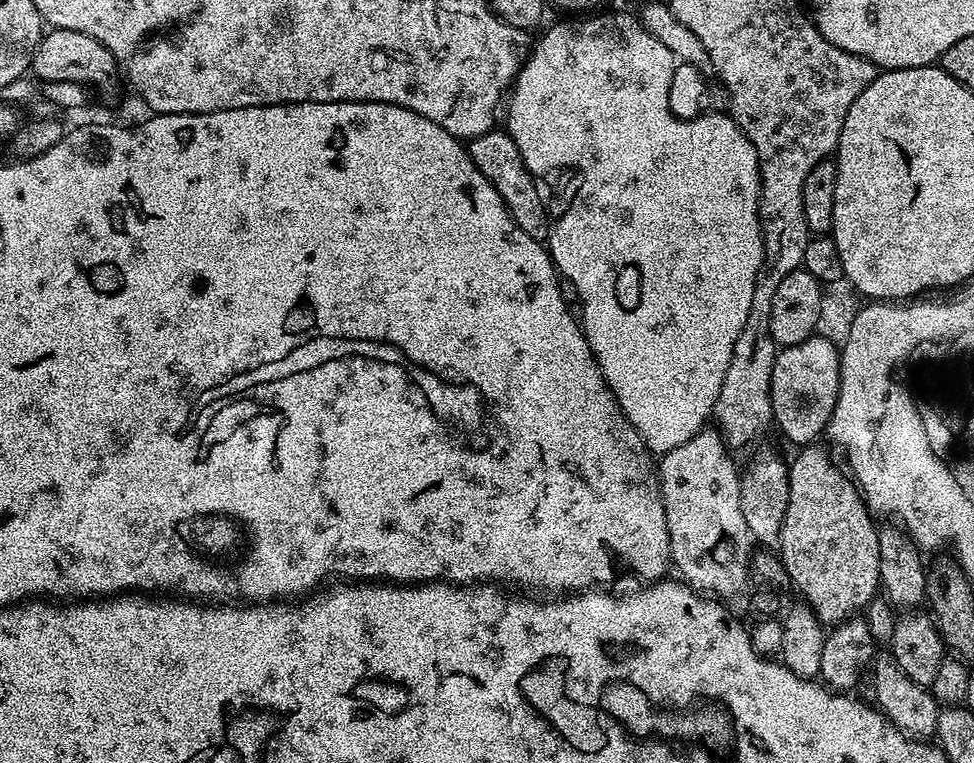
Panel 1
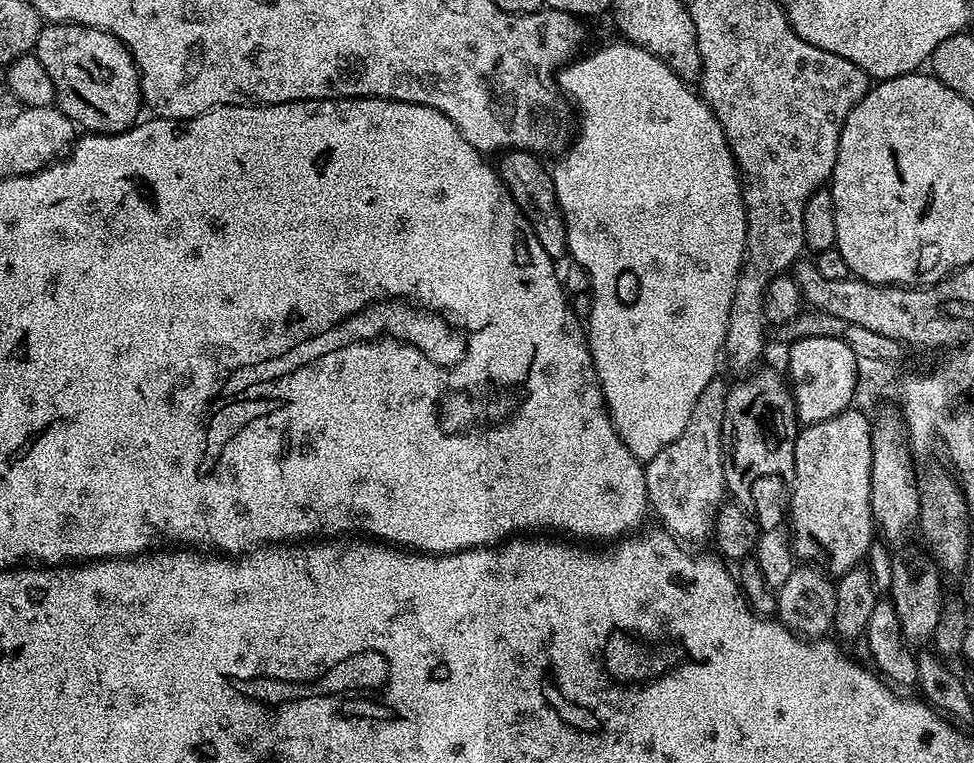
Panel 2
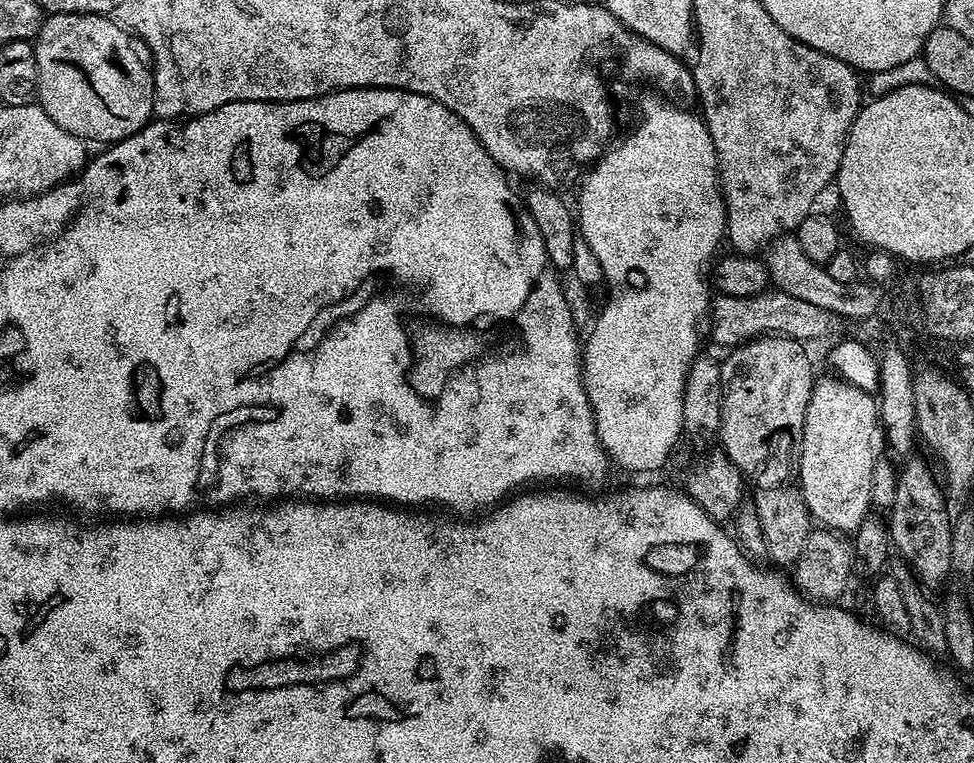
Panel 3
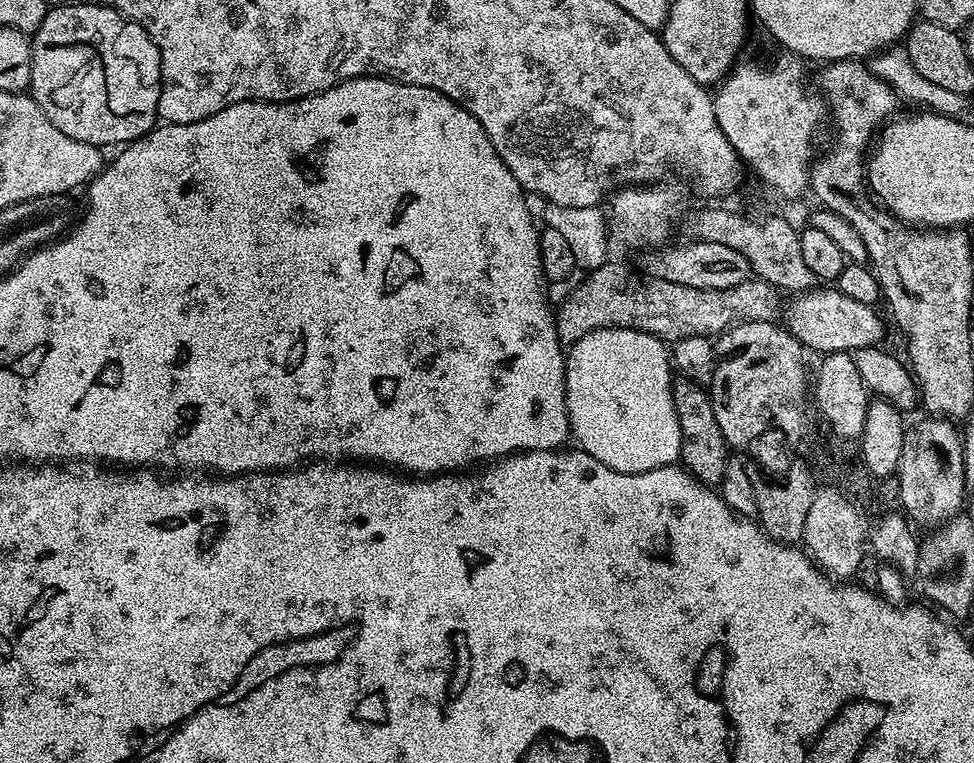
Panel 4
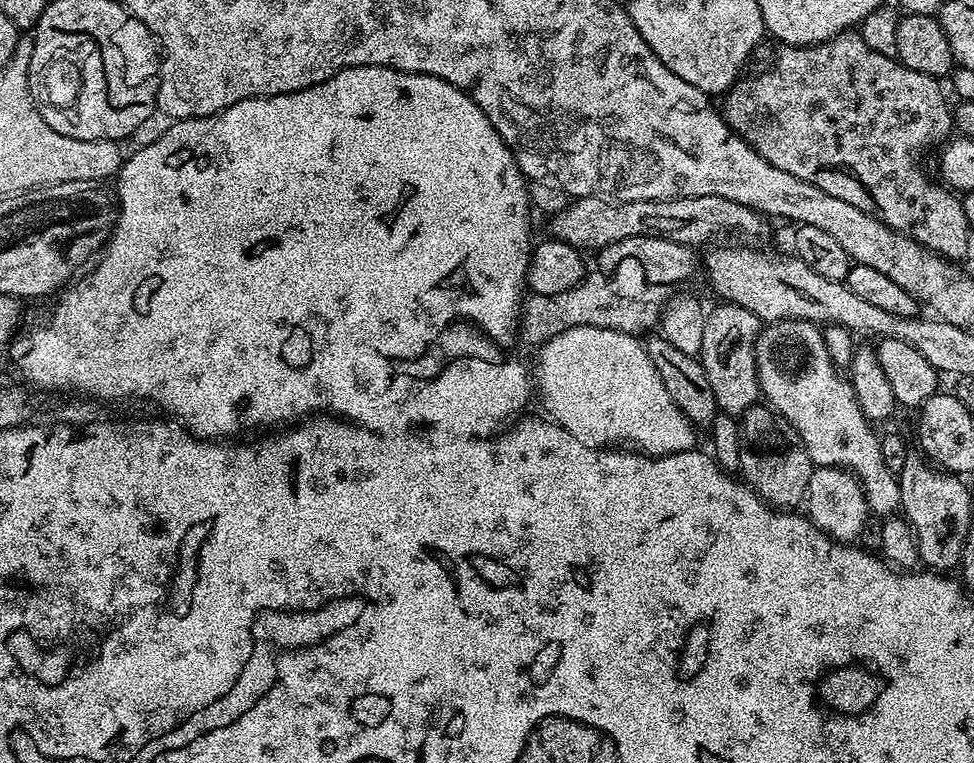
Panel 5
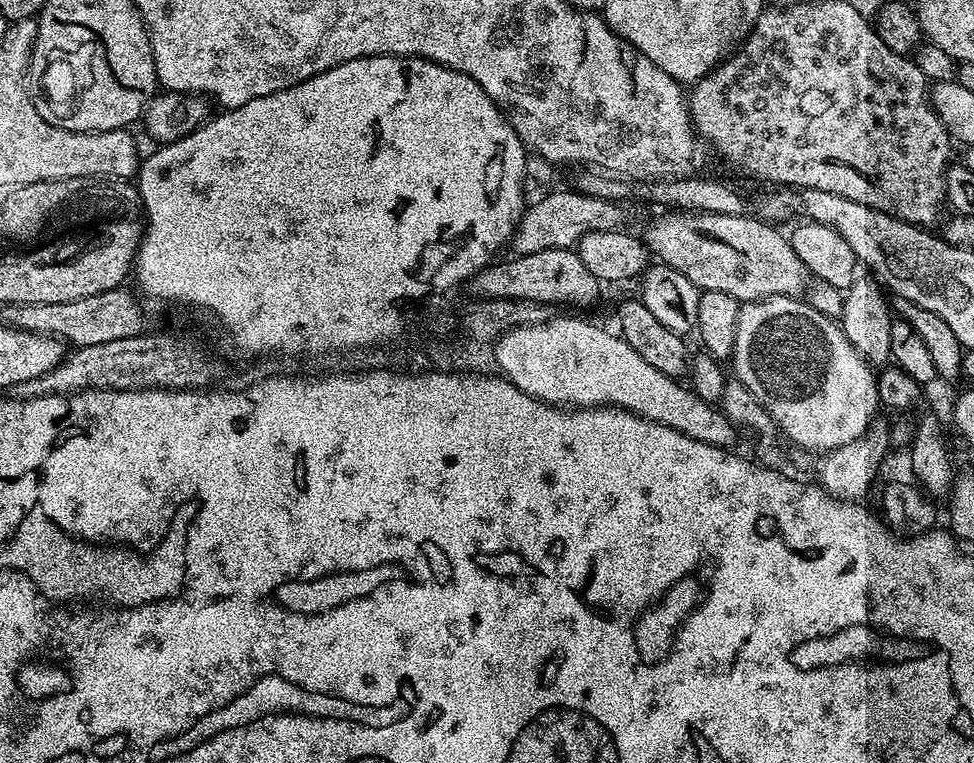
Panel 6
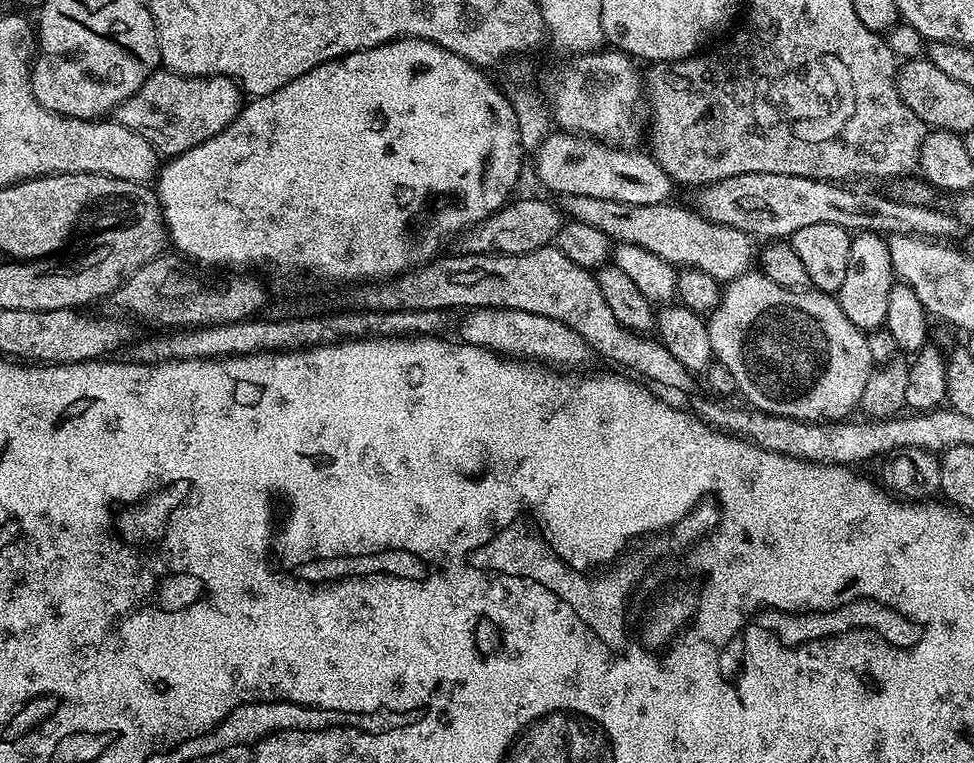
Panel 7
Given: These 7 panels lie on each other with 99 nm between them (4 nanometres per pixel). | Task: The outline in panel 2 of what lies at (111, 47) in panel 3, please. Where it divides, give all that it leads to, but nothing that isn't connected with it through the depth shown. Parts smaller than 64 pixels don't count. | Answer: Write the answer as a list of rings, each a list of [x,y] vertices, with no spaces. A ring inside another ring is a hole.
[[[52,22],[41,27],[34,54],[56,84],[56,104],[60,112],[66,114],[66,118],[70,118],[77,129],[88,134],[107,134],[124,132],[137,123],[139,116],[136,115],[140,108],[142,112],[140,71],[128,52],[128,45],[122,43],[117,36],[111,36],[103,28],[88,28],[85,24]]]

